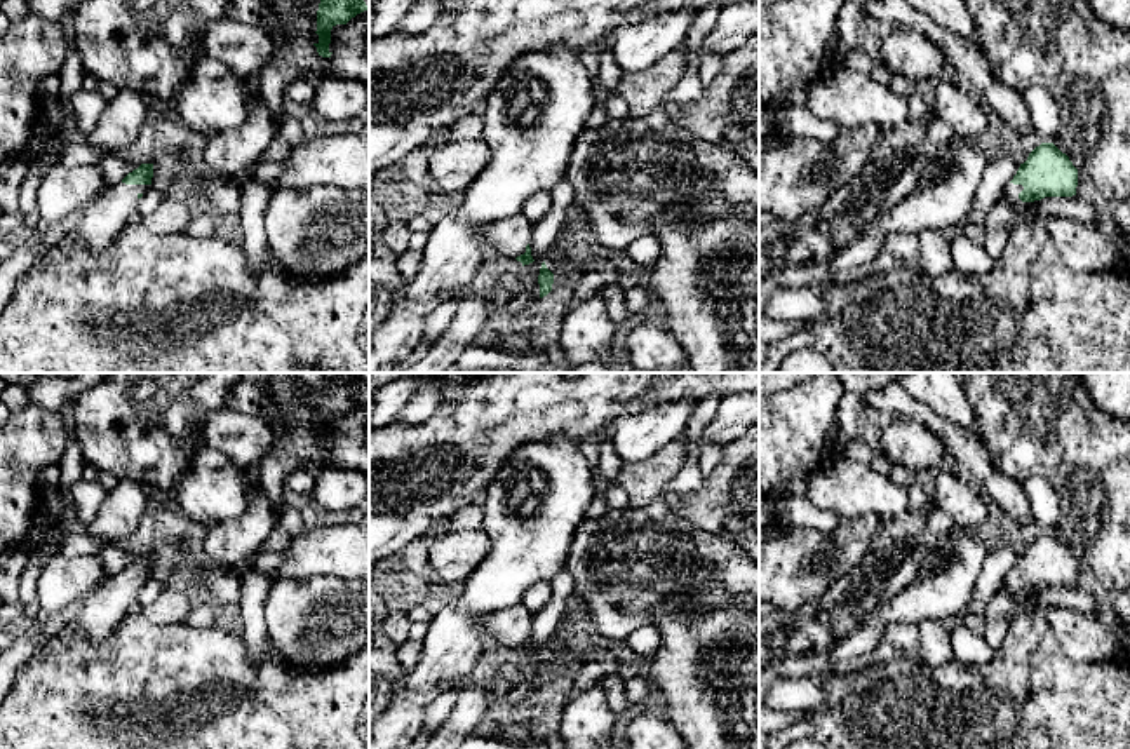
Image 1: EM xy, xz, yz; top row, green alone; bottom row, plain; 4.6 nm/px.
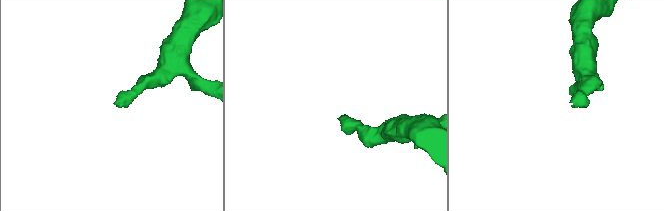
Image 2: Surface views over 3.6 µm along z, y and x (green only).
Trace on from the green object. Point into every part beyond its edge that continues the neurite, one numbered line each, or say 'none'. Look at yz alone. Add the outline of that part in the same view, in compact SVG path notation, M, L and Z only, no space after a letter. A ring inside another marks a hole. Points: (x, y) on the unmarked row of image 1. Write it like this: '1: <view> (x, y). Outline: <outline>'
1: yz (1008, 587). Outline: M1008 573L1006 578L998 587L996 594L1015 599L1020 594L1019 584L1024 580L1022 575Z

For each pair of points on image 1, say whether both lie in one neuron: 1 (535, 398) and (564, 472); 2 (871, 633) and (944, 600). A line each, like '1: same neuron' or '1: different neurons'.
1: different neurons
2: same neuron

